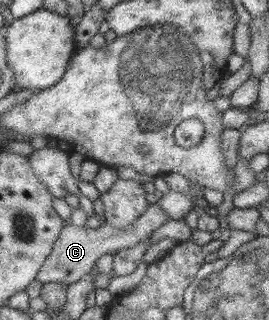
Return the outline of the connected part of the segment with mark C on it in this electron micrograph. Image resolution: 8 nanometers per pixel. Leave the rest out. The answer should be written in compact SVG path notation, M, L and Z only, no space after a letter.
M153 204L147 206L147 211L138 218L137 222L133 224L132 228L127 230L119 230L115 226L111 226L107 223L100 228L91 229L87 227L77 227L73 225L65 226L55 246L49 254L49 257L45 260L41 271L39 272L37 280L39 282L60 282L73 284L84 278L95 267L95 263L105 254L115 254L118 250L131 248L141 241L151 237L151 234L160 228L165 222L169 220L167 213L159 207L159 204Z

